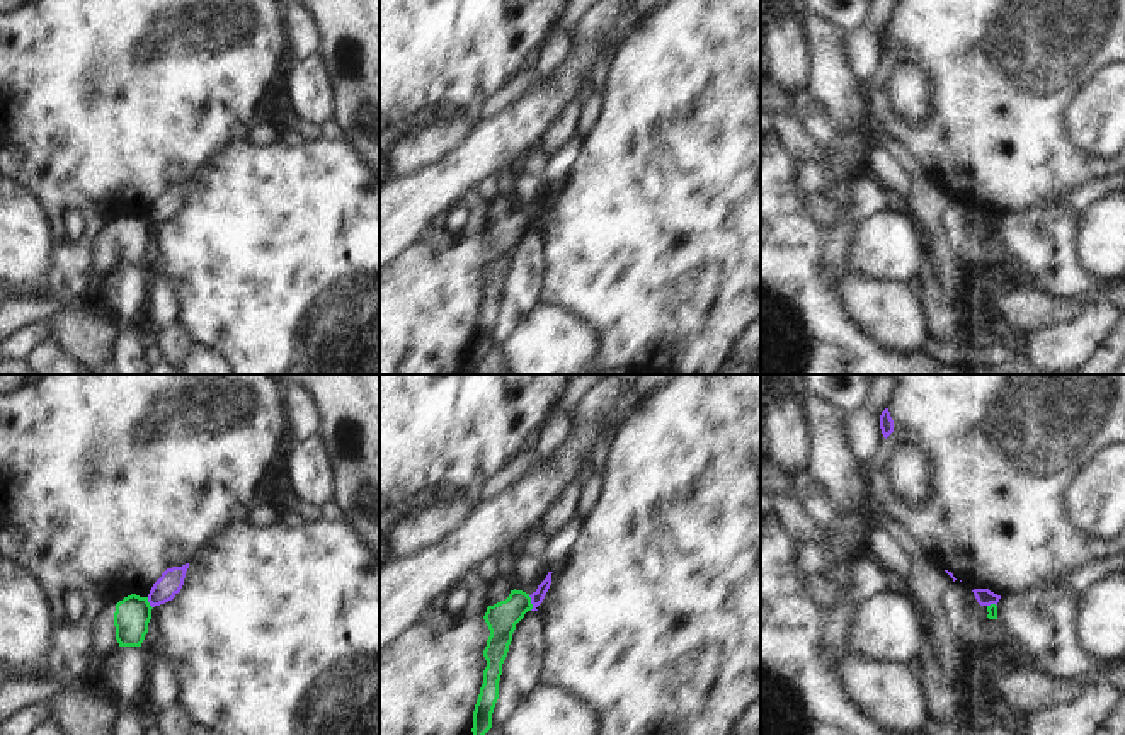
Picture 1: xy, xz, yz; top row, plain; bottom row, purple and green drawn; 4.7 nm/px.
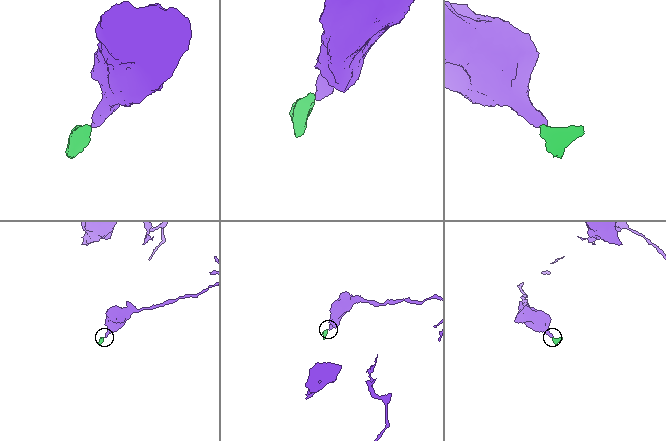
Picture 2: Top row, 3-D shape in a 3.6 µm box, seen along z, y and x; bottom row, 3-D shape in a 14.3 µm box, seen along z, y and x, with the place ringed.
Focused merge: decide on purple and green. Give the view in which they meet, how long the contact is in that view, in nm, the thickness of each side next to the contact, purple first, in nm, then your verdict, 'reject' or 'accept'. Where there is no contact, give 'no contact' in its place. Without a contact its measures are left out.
xz | 70 nm | 60/150 nm | reject

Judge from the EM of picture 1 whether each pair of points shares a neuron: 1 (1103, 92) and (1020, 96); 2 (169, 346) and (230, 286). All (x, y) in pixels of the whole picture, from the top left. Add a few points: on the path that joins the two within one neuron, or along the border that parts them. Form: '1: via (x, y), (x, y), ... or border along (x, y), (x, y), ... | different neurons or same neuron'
1: border along (1105, 65), (1067, 108), (1064, 131) | different neurons
2: border along (177, 320), (194, 344) | different neurons

